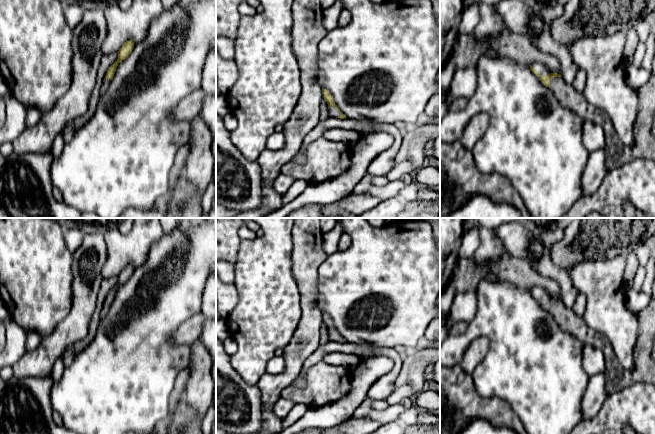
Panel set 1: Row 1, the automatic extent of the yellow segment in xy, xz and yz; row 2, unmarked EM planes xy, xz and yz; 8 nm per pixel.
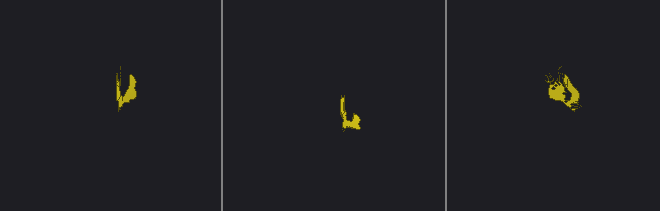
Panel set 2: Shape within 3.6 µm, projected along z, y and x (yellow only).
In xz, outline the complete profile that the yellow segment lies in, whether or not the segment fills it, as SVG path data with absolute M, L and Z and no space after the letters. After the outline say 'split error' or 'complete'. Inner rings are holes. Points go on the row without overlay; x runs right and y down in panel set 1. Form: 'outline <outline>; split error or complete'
outline M322 313L322 319L323 319L323 323L328 328L330 341L336 341L336 342L341 342L341 343L347 342L335 328L334 324L333 324L333 320L329 316L329 314Z; split error

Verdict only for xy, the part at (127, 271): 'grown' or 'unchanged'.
grown

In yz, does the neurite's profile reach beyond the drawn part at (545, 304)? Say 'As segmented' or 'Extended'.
Extended

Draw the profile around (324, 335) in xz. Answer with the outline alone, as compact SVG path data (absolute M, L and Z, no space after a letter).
M323 323L320 329L320 345L324 345L329 342L329 333L327 326Z

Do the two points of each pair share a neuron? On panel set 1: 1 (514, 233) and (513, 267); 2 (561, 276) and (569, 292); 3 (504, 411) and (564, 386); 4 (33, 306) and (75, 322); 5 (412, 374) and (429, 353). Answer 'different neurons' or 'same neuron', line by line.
1: different neurons
2: same neuron
3: different neurons
4: different neurons
5: same neuron

